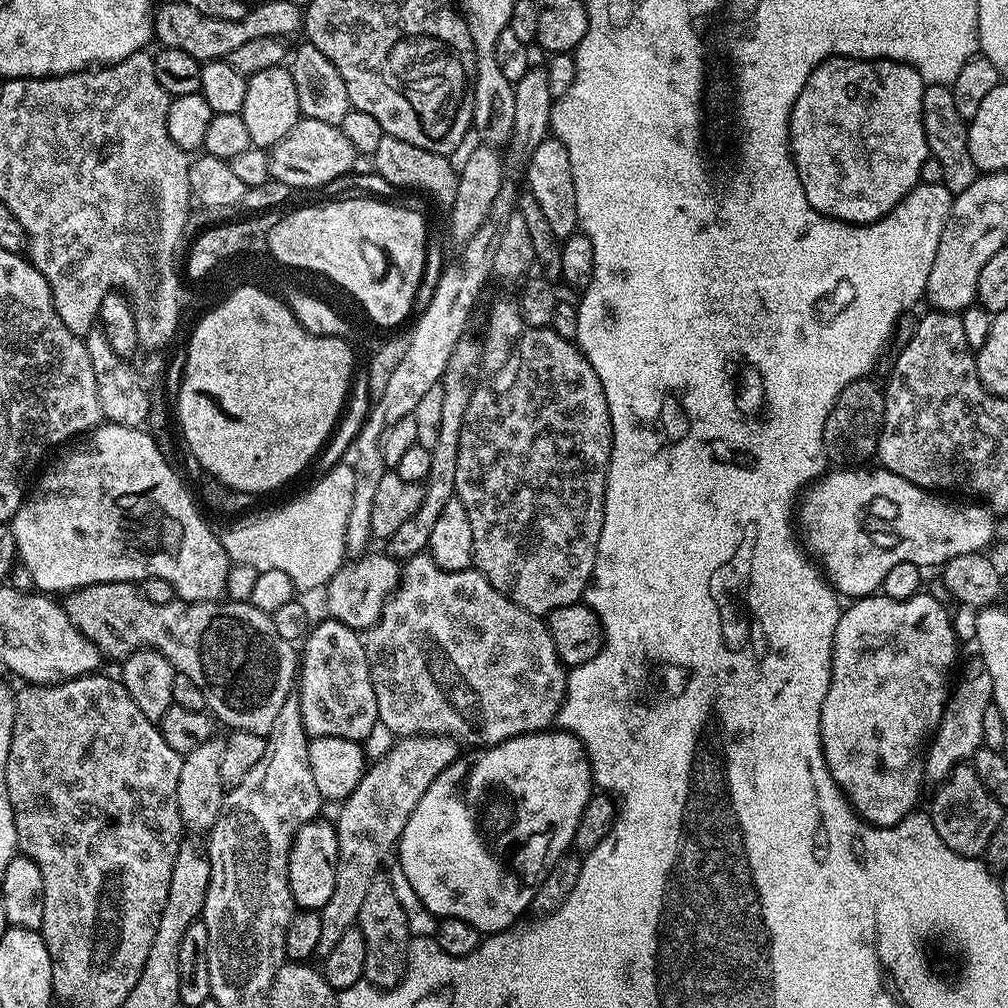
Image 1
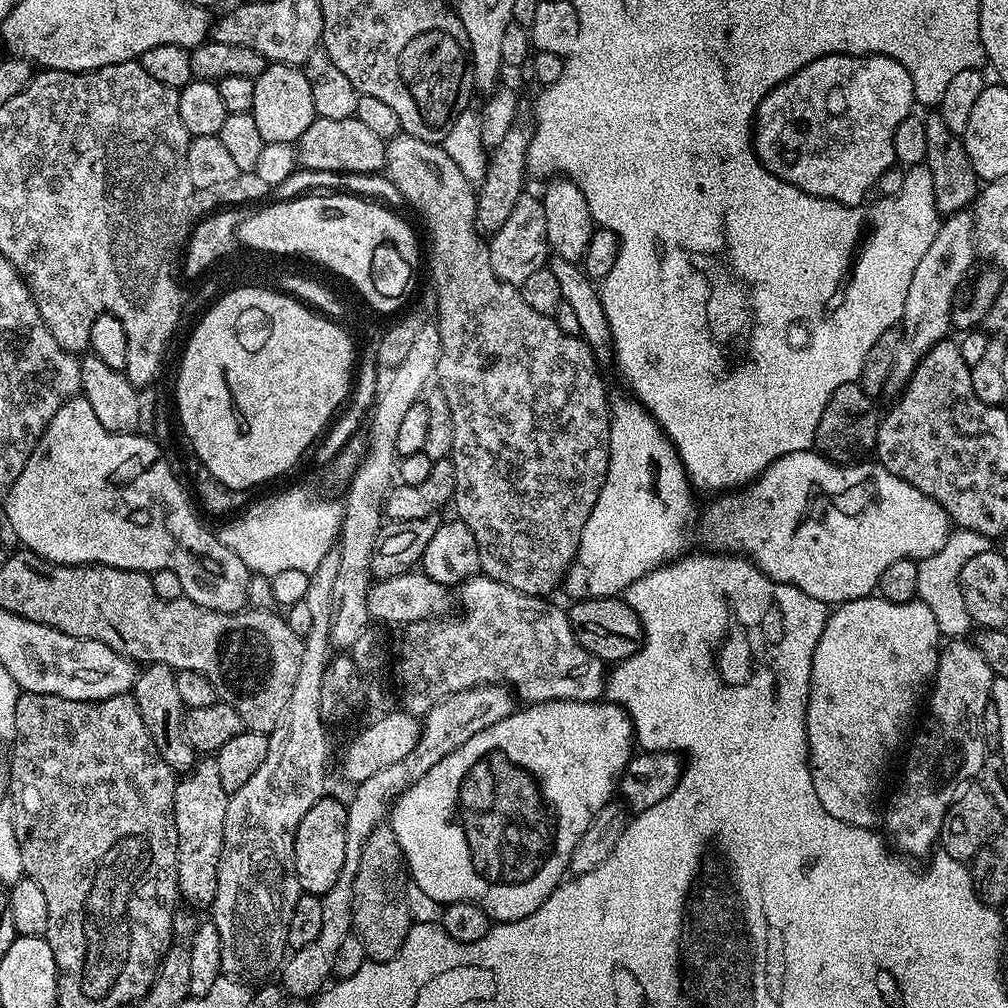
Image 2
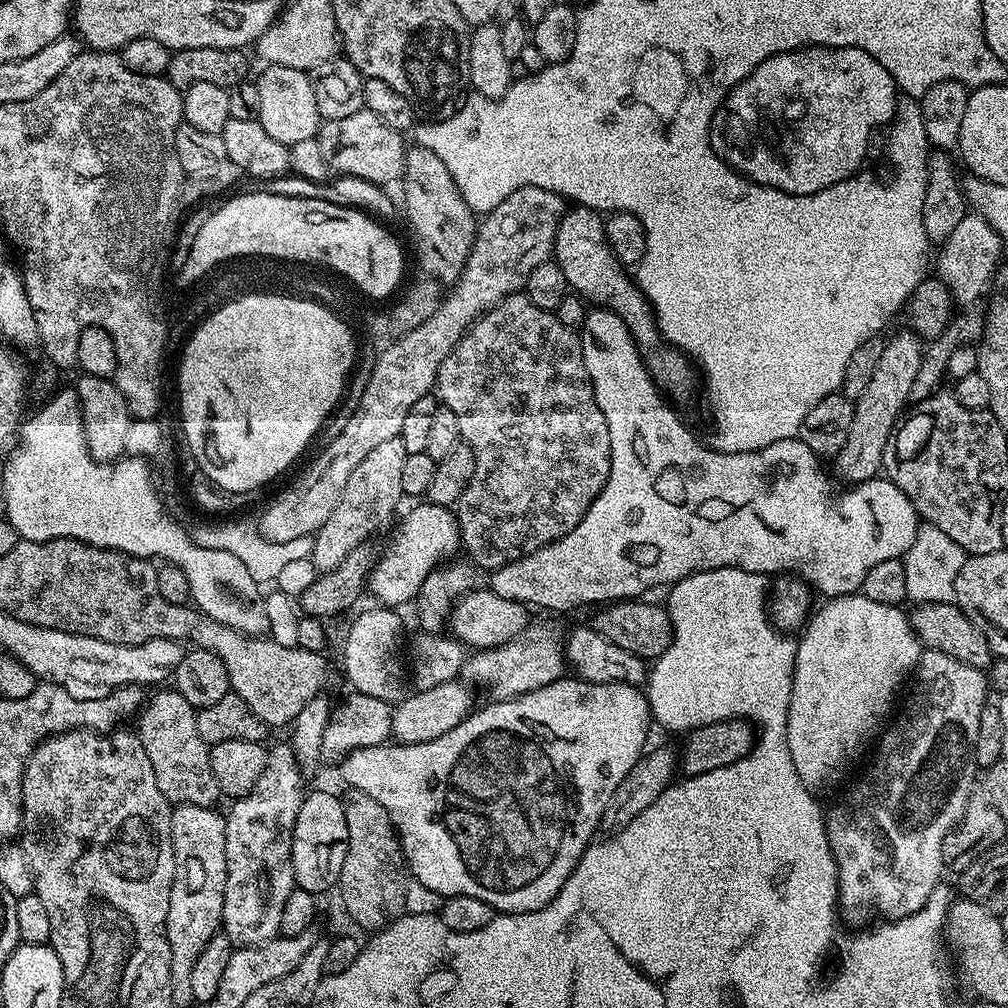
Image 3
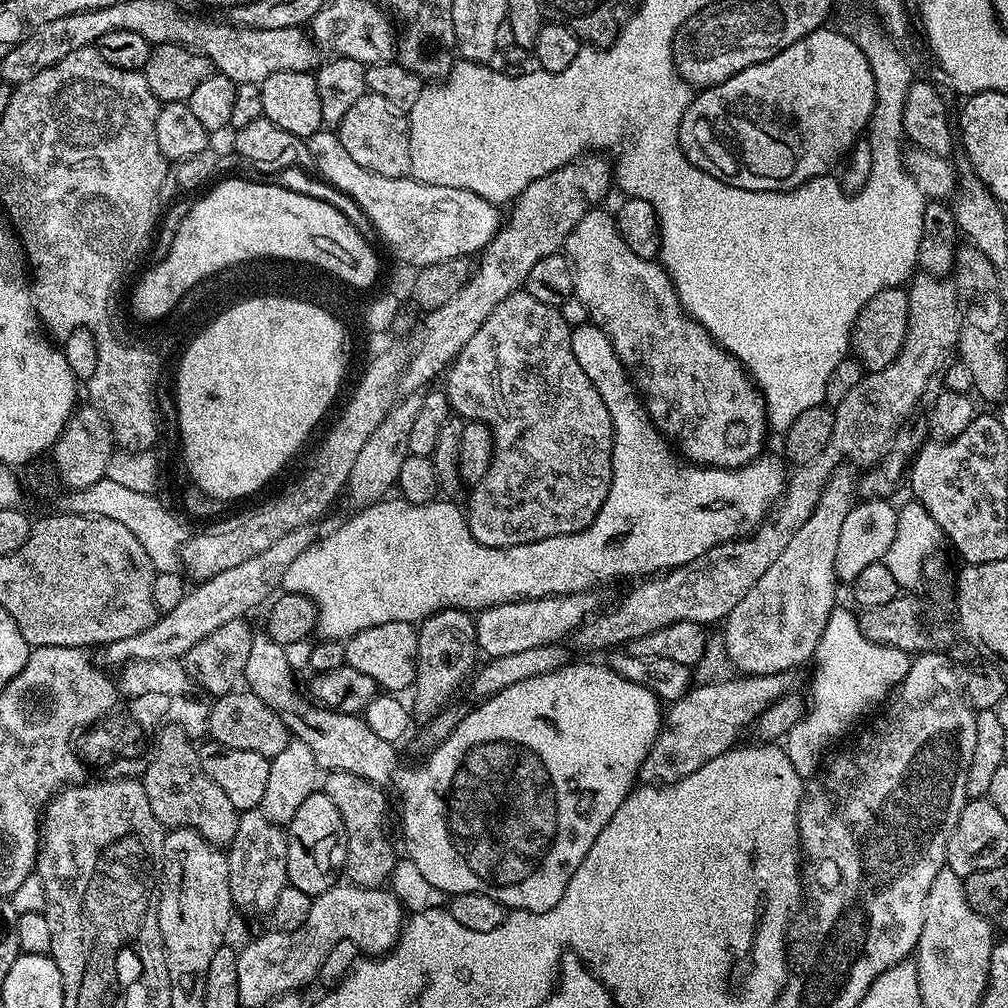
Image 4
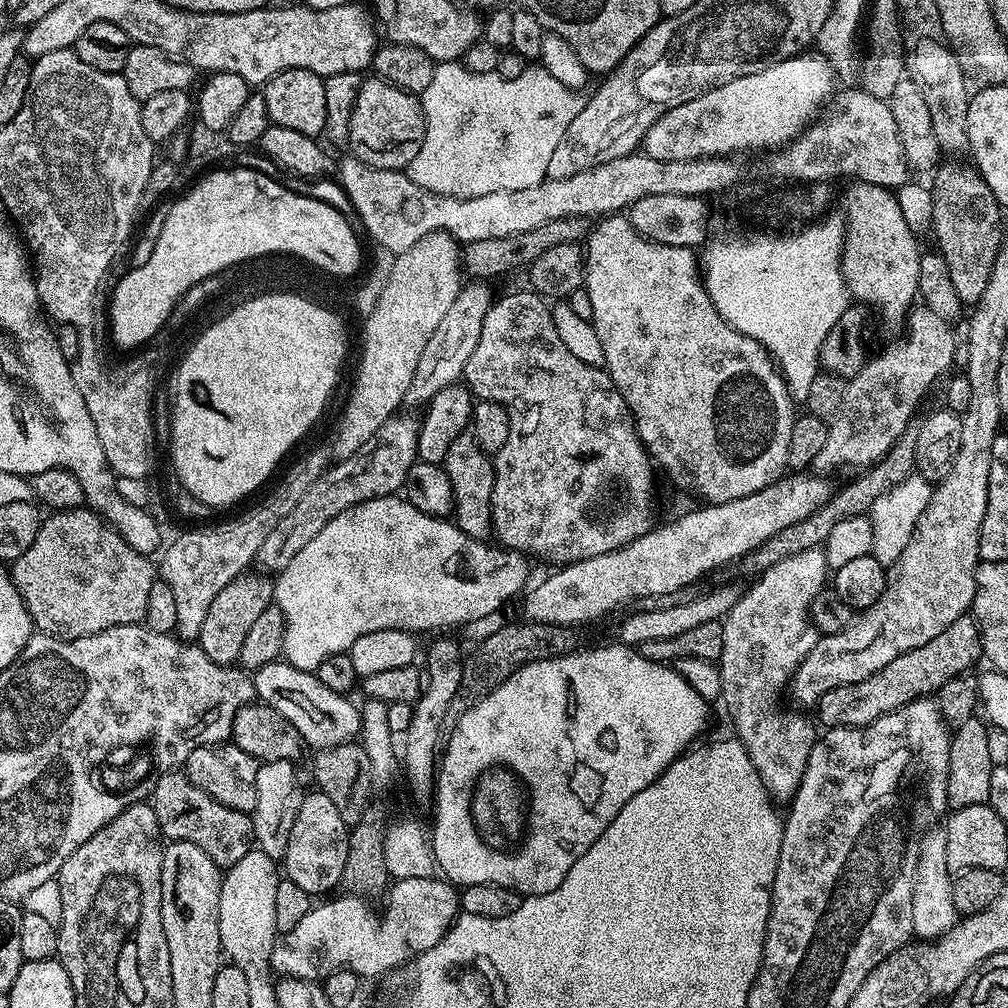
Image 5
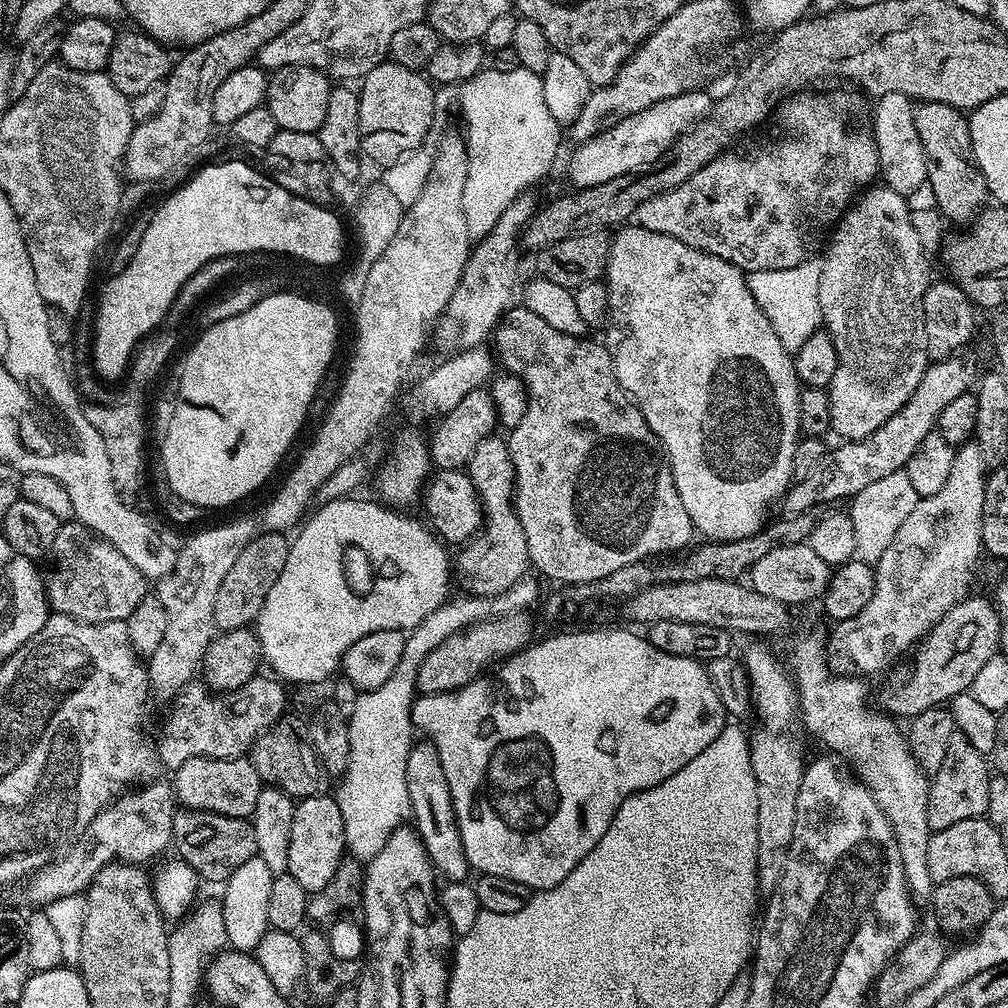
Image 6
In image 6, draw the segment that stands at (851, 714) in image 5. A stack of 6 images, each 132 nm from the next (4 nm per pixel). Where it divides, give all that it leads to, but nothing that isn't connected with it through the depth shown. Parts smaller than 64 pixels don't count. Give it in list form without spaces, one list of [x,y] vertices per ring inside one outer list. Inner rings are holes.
[[[969,595],[932,627],[915,652],[916,668],[880,692],[879,707],[896,718],[911,718],[922,714],[922,710],[947,705],[958,694],[971,689],[978,670],[1000,652],[1000,613],[995,603]]]

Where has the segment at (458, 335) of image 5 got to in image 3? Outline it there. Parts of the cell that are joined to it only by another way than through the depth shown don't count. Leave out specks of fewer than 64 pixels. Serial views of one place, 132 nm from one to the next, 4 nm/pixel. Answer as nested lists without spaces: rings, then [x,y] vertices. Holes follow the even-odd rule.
[[[395,436],[390,438],[390,442],[382,442],[377,449],[366,454],[362,462],[358,462],[354,474],[350,474],[346,481],[342,498],[338,498],[338,506],[334,506],[330,518],[326,518],[314,534],[310,559],[317,573],[334,570],[358,545],[371,541],[372,535],[395,514],[400,500],[405,499],[402,469],[407,457],[406,446],[402,446],[400,437]]]

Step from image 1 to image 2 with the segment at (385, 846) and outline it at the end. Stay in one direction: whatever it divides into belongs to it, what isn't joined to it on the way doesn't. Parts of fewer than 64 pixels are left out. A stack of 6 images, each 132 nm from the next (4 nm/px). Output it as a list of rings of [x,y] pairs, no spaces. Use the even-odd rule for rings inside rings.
[[[499,682],[495,684],[479,684],[476,688],[463,688],[463,690],[456,692],[452,696],[444,697],[423,717],[418,742],[414,746],[414,750],[410,750],[410,754],[406,754],[406,758],[394,762],[394,766],[386,766],[386,770],[378,770],[378,774],[373,774],[371,778],[366,778],[361,784],[355,785],[353,792],[356,793],[353,794],[352,800],[347,801],[348,821],[346,822],[346,834],[348,835],[348,841],[346,842],[346,862],[342,866],[342,874],[338,874],[338,882],[334,882],[334,886],[330,886],[330,890],[324,893],[322,897],[322,934],[318,934],[318,938],[314,938],[314,942],[310,942],[310,946],[295,949],[285,959],[278,972],[278,977],[280,976],[281,980],[279,980],[279,983],[289,996],[297,996],[300,1000],[315,997],[329,983],[334,958],[338,949],[342,946],[342,941],[346,937],[353,935],[352,895],[354,894],[354,878],[358,874],[358,862],[360,861],[360,855],[364,853],[364,841],[367,840],[368,835],[375,828],[379,828],[385,823],[392,805],[396,803],[396,799],[411,784],[418,782],[418,778],[422,778],[422,774],[426,774],[426,770],[438,766],[438,762],[442,762],[442,758],[446,758],[446,754],[458,750],[458,746],[462,746],[462,742],[470,742],[470,738],[474,738],[474,734],[486,730],[486,726],[494,726],[494,722],[502,722],[502,718],[509,716],[514,711],[514,704],[512,704],[511,699],[513,700],[513,697],[506,691],[505,685]]]

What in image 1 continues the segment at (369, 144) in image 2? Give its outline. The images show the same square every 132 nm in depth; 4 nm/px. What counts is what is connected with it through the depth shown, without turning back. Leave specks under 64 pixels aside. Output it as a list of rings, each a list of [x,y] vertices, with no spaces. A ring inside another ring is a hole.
[[[301,118],[286,138],[278,141],[268,152],[268,175],[284,182],[294,190],[300,188],[327,189],[329,184],[351,173],[357,166],[358,153],[342,134],[339,126],[330,122],[318,122],[314,118]]]

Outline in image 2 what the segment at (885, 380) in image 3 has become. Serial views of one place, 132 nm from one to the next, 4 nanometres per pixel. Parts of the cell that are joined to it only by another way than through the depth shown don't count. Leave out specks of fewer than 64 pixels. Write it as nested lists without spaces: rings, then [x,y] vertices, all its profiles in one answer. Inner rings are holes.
[[[965,210],[963,212],[951,213],[941,223],[938,234],[934,234],[934,242],[926,249],[926,254],[914,266],[914,278],[910,278],[910,291],[906,294],[906,306],[904,307],[904,318],[902,331],[900,332],[900,345],[898,354],[894,354],[894,368],[890,370],[887,391],[893,394],[899,393],[914,374],[918,362],[935,346],[939,340],[945,339],[952,328],[952,309],[958,300],[958,289],[973,271],[972,259],[977,259],[976,235],[974,234],[973,213]]]

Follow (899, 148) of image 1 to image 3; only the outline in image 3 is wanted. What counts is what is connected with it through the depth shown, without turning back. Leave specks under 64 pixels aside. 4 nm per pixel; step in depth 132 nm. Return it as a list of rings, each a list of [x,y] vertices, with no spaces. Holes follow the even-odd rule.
[[[801,48],[798,52],[783,52],[777,56],[766,58],[757,68],[745,78],[741,84],[736,84],[730,89],[728,97],[715,117],[710,129],[710,140],[715,145],[717,152],[735,172],[745,176],[747,180],[753,180],[755,184],[761,184],[767,188],[776,188],[779,192],[794,194],[795,196],[815,196],[827,193],[835,189],[838,182],[848,180],[861,171],[860,163],[864,160],[864,155],[868,152],[868,143],[872,140],[872,131],[875,128],[883,129],[891,125],[892,117],[896,114],[896,101],[898,99],[898,89],[894,78],[870,54],[866,54],[857,48]]]

